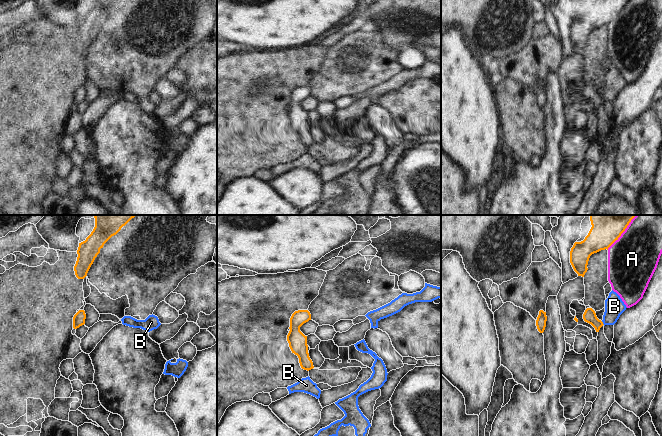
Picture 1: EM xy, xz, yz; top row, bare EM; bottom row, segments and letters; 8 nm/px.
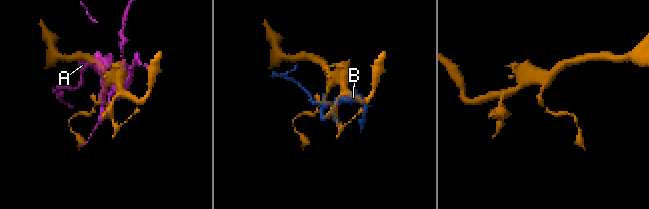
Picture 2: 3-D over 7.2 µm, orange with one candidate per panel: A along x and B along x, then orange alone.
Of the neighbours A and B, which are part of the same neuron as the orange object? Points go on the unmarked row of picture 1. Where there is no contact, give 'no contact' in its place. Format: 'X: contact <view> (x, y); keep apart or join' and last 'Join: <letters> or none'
A: contact yz (619, 12); keep apart
B: contact yz (602, 99); join
Join: B

